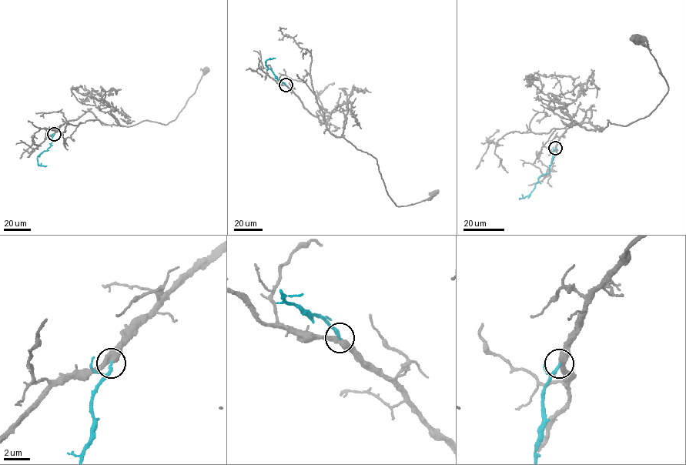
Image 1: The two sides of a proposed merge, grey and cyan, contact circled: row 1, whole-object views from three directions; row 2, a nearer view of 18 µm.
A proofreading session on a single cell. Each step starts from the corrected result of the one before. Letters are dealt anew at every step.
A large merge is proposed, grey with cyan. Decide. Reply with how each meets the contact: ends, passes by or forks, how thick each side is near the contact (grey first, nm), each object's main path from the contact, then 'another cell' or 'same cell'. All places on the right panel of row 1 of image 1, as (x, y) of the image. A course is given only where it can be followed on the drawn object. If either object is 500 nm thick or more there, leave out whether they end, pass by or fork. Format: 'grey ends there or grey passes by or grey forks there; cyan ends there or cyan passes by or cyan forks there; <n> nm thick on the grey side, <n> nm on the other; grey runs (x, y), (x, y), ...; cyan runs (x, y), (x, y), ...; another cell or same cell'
grey passes by; cyan ends there; 460 nm thick on the grey side, 240 nm on the other; grey runs (555, 148), (588, 110), (600, 131), (608, 120), (626, 125), (655, 108), (668, 86), (649, 49), (634, 40); cyan runs (555, 148), (548, 172), (540, 176), (530, 194), (519, 198); same cell

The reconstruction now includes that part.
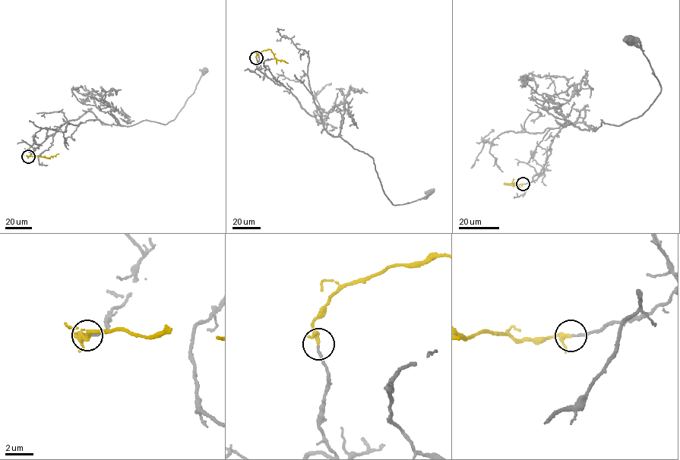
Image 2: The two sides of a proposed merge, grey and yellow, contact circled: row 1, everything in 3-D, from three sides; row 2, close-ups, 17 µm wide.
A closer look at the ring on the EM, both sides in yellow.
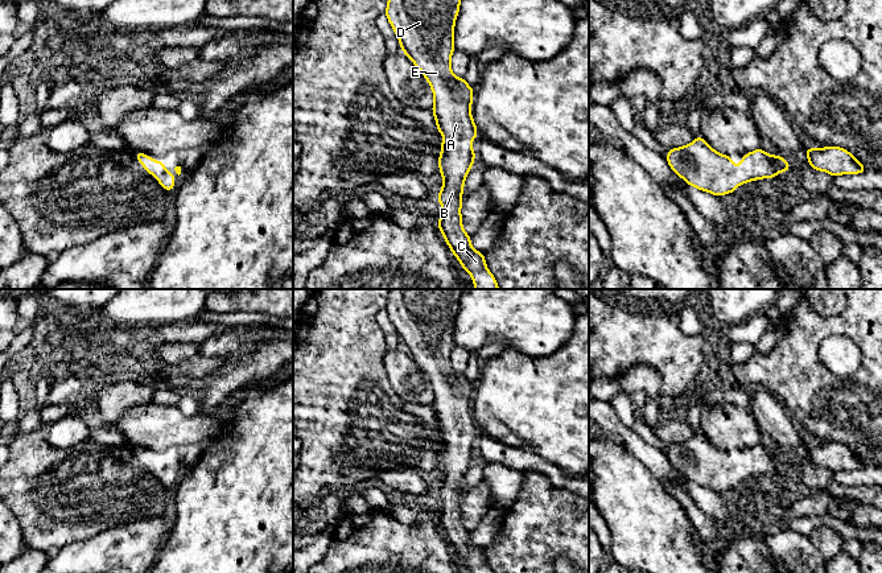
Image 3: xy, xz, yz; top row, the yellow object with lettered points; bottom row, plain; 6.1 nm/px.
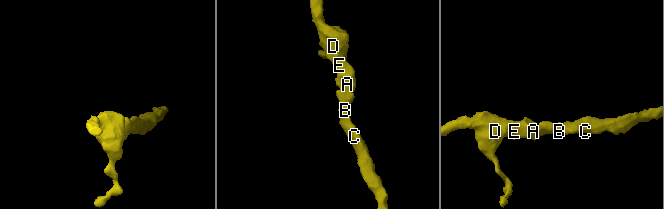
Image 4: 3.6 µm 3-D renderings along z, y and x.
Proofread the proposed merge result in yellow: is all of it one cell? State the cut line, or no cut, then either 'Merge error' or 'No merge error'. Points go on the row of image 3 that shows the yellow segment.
No split. No merge error

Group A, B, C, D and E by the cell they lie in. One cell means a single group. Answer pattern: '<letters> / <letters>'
A B C D E

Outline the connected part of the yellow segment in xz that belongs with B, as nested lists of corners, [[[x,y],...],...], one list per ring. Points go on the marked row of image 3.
[[[388,0],[386,16],[400,41],[401,51],[416,65],[426,78],[434,95],[432,112],[436,118],[438,132],[445,137],[441,143],[438,157],[440,174],[444,185],[437,195],[442,214],[438,218],[438,228],[458,263],[471,275],[475,289],[499,289],[496,279],[486,267],[482,252],[470,244],[470,235],[463,231],[461,206],[463,184],[475,160],[471,141],[477,141],[477,125],[471,119],[471,100],[474,88],[465,78],[457,78],[452,73],[450,58],[454,49],[454,24],[458,16],[461,0]]]

